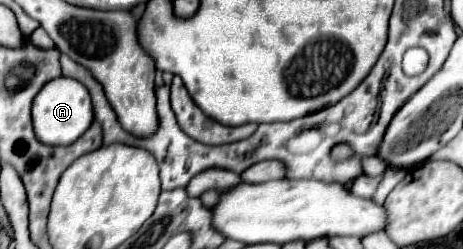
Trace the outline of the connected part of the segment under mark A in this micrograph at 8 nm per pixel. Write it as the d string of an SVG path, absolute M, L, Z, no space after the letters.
M60 76L52 82L44 84L44 88L36 94L32 104L32 122L36 138L46 146L70 146L74 144L92 124L94 112L88 96L88 88L78 80Z

